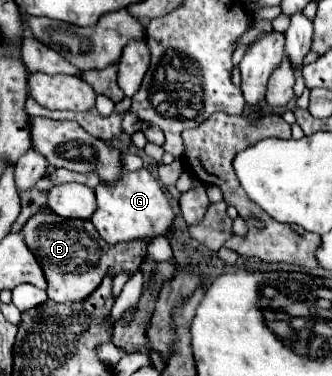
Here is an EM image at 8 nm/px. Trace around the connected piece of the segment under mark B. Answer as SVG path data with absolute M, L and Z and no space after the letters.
M39 213L29 219L29 223L23 227L25 243L27 247L37 255L45 275L47 275L47 295L49 299L57 303L67 303L67 301L85 301L103 281L105 275L119 275L119 273L129 273L133 275L145 255L145 245L143 243L131 243L123 247L111 247L103 243L99 237L91 237L85 231L85 225L81 223L79 227L67 225L67 219L55 215L55 213Z

